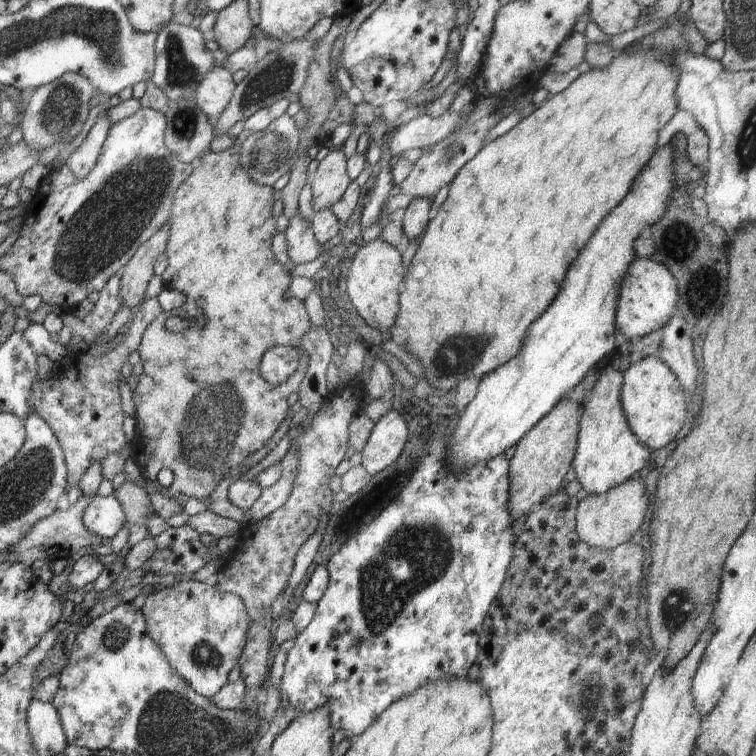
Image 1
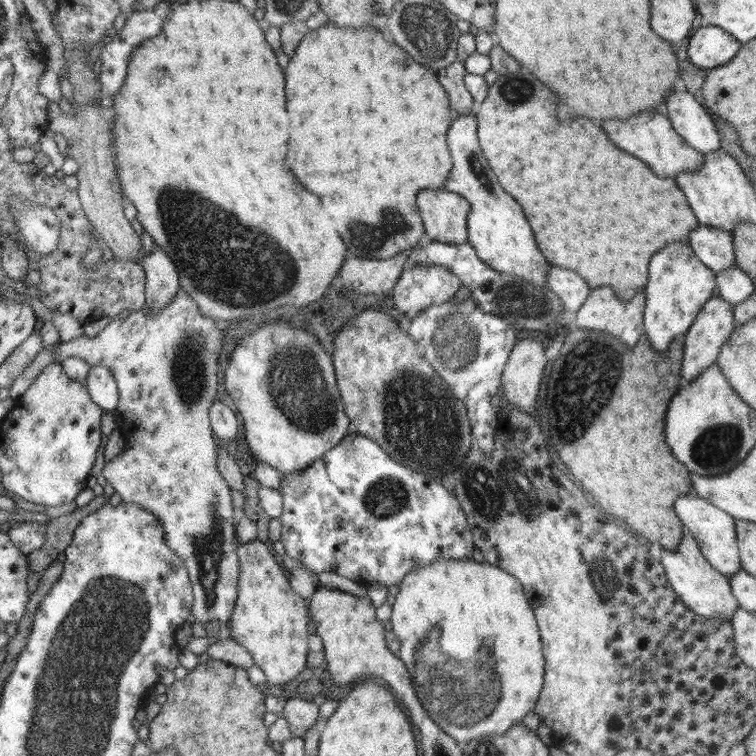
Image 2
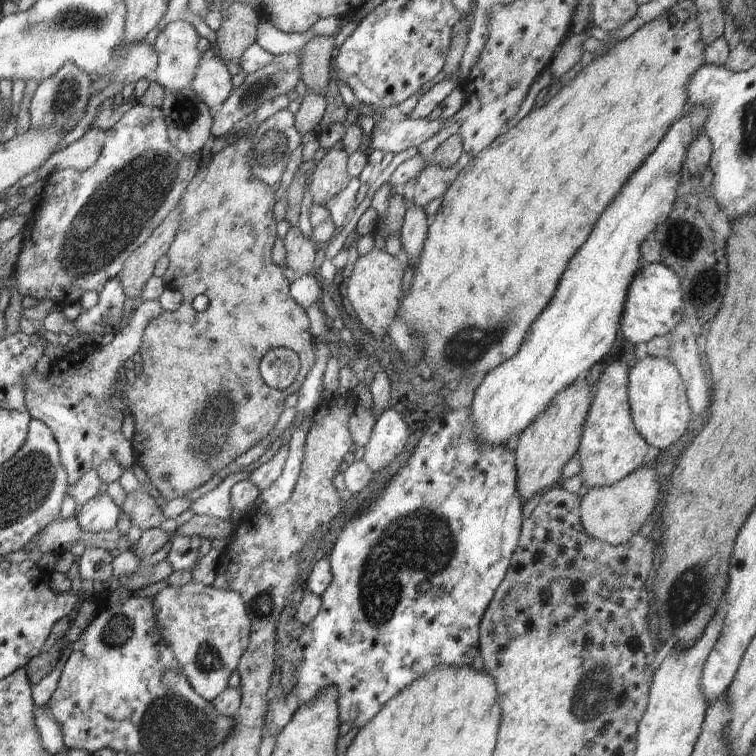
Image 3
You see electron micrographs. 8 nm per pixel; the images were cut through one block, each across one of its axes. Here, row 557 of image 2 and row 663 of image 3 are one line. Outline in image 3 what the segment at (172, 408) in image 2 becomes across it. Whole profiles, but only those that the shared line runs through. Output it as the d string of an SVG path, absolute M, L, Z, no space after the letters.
M194 580L182 587L168 586L154 596L156 622L164 642L172 648L190 686L212 702L228 688L228 678L248 648L251 620L243 597L237 592L214 588Z

